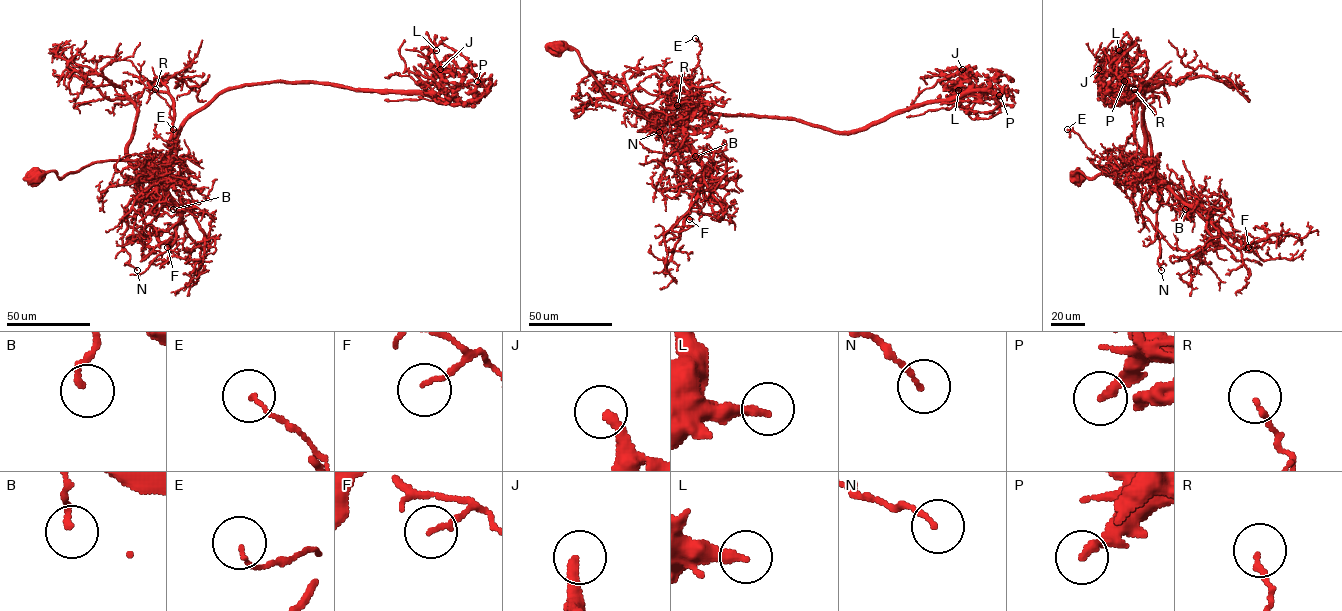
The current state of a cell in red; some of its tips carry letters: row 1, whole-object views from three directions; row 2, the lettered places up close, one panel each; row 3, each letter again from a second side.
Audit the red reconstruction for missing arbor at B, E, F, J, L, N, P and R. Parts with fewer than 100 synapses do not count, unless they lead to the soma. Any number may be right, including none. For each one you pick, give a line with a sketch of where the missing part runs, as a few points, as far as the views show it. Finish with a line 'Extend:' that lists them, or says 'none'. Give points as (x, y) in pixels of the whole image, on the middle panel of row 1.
J: course (962, 69), (956, 69), (952, 75), (947, 71), (934, 72), (931, 75)
Extend: J

